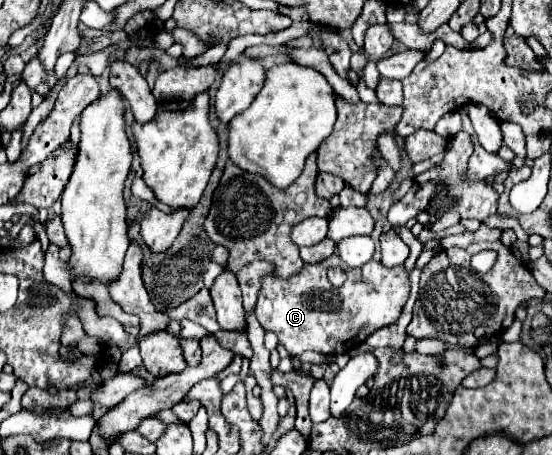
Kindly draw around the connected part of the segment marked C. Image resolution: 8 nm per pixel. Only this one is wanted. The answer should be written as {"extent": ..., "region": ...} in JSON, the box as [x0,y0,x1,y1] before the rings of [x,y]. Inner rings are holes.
{"extent":[255,253,409,357],"region":[[[333,253],[321,263],[303,265],[303,269],[289,279],[281,279],[273,273],[265,275],[257,293],[255,317],[265,331],[273,331],[277,335],[277,343],[293,357],[305,351],[341,355],[361,345],[377,329],[395,323],[409,299],[409,289],[409,273],[403,265],[385,267],[371,259],[363,267],[351,269],[343,265],[339,255]],[[333,265],[343,267],[347,273],[347,281],[341,287],[333,287],[327,279],[327,269]]]}

